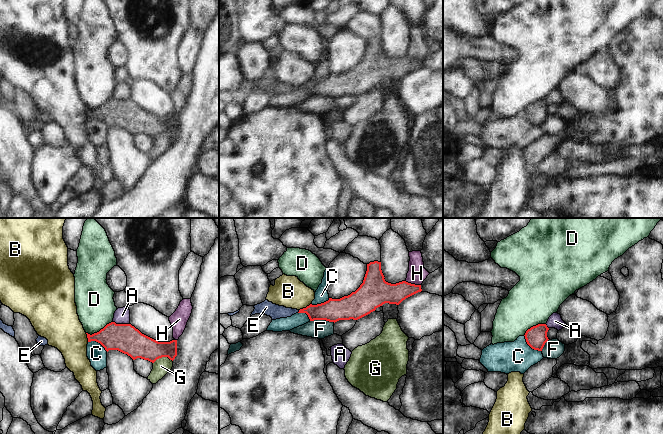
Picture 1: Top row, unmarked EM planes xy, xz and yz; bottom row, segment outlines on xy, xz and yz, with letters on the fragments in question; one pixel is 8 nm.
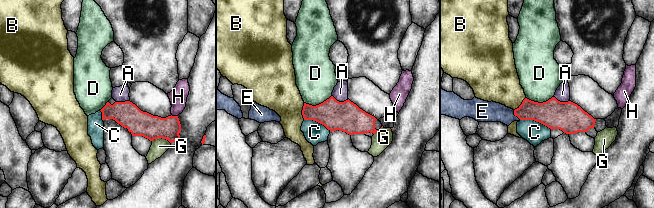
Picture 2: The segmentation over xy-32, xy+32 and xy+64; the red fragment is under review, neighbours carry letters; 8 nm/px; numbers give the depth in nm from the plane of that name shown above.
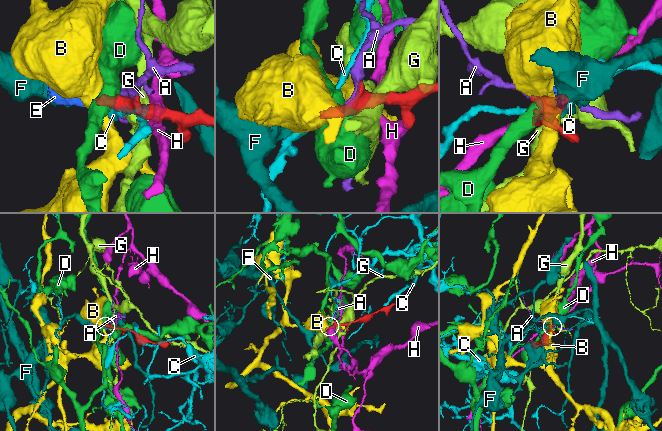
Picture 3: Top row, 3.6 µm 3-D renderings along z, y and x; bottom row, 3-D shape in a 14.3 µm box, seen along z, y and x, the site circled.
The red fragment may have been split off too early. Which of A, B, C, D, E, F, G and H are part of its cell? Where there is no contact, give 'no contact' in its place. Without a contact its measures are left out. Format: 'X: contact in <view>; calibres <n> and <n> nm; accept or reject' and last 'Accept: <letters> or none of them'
A: contact in xy; calibres 220 and 130 nm; reject
B: contact in xz; calibres 190 and 260 nm; reject
C: contact in yz; calibres 170 and 240 nm; reject
D: contact in xy; calibres 220 and 300 nm; reject
E: contact in xz; calibres 160 and 110 nm; accept
F: contact in xz; calibres 190 and 150 nm; reject
G: contact in xy; calibres 200 and 140 nm; reject
H: contact in xz; calibres 180 and 150 nm; reject
Accept: E

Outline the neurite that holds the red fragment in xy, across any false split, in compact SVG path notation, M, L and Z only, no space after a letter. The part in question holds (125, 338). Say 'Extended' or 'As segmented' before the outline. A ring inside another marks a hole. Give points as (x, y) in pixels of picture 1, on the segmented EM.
As segmented. M111 322L99 332L87 334L88 342L96 341L105 350L118 350L133 360L141 358L154 363L157 359L168 357L174 360L177 356L177 340L158 342L136 329L131 324Z

